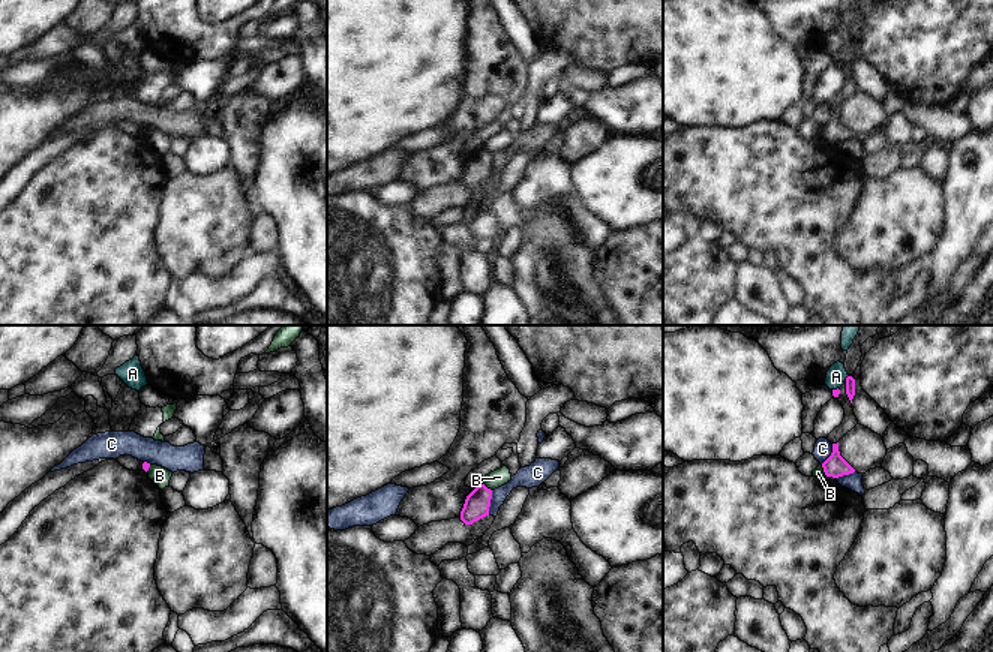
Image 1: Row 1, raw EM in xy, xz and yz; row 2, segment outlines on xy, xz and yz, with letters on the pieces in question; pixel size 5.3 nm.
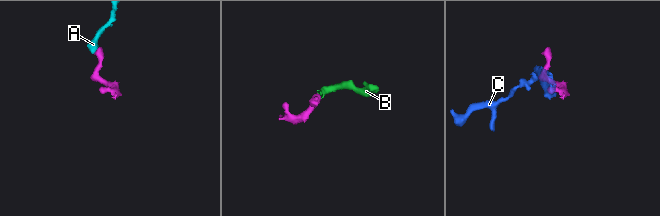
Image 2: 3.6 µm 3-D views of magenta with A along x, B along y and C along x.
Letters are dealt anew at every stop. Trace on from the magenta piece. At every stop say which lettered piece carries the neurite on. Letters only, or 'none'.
none

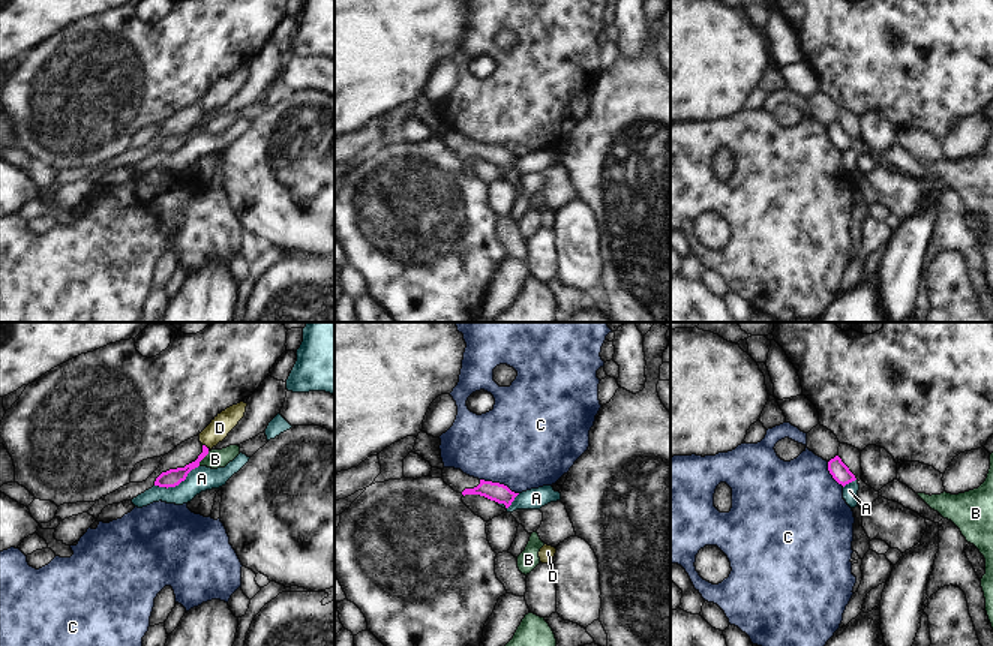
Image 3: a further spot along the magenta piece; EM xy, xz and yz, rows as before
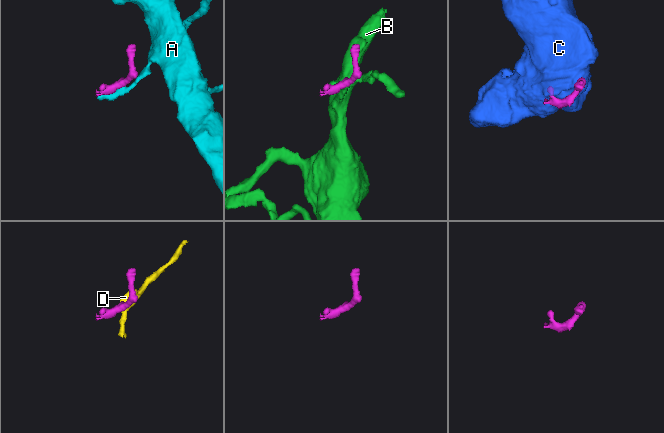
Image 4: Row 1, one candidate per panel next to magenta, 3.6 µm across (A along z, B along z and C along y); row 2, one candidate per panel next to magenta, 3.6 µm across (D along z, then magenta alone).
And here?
D

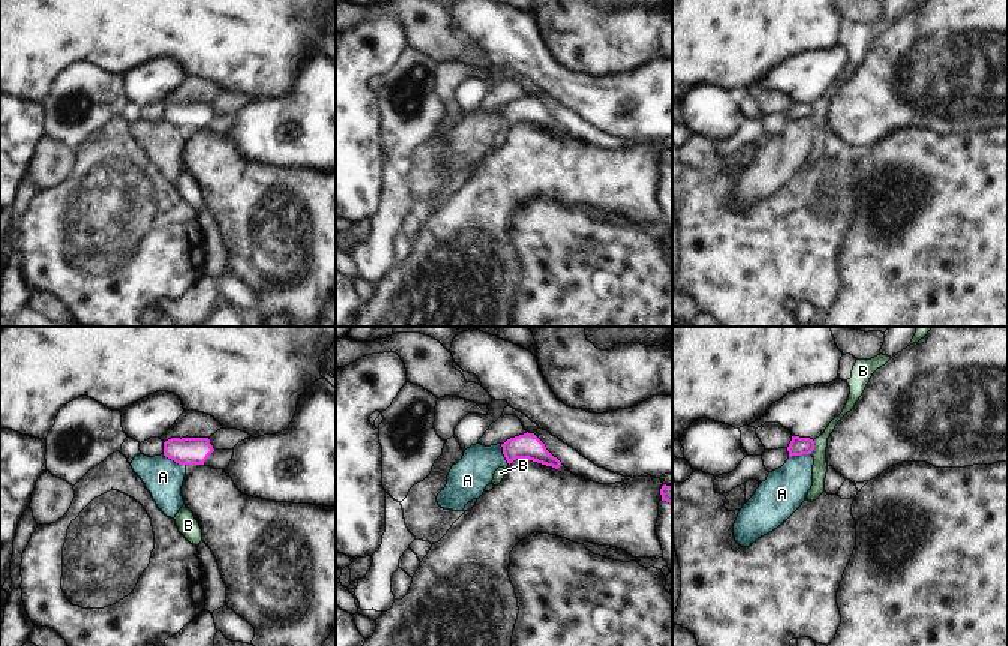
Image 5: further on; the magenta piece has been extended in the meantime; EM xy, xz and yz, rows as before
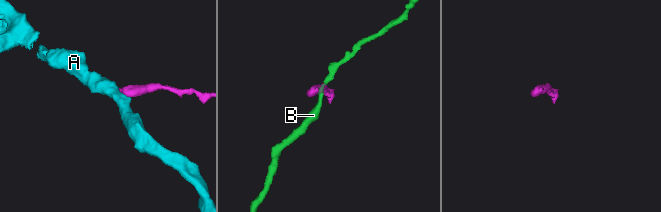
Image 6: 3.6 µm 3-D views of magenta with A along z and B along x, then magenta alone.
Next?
none

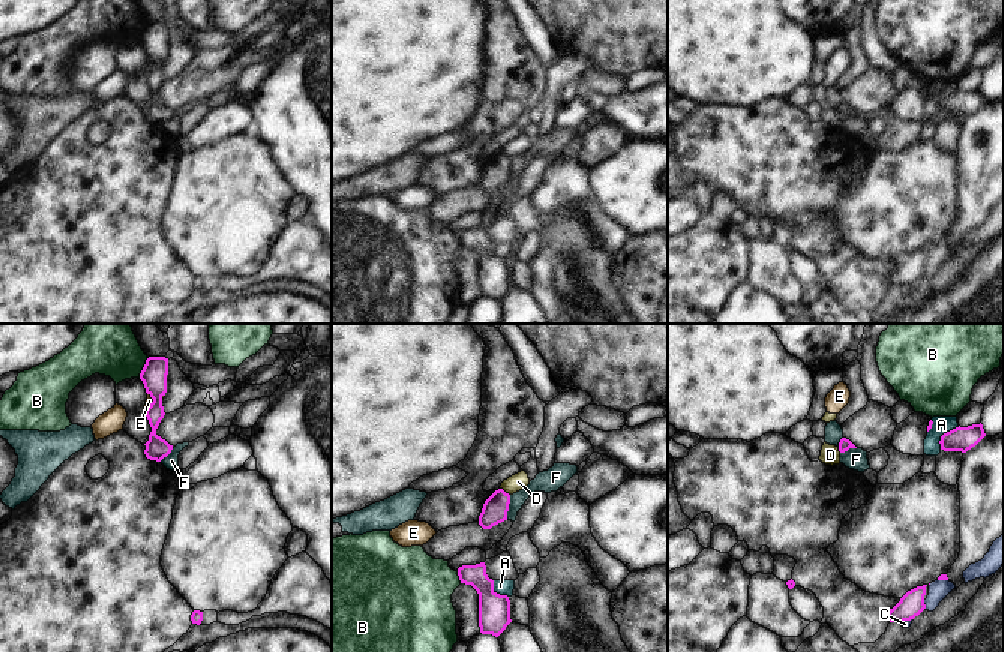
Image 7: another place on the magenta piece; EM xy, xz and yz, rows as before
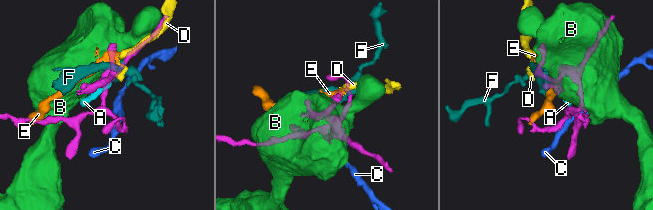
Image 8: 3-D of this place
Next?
none

